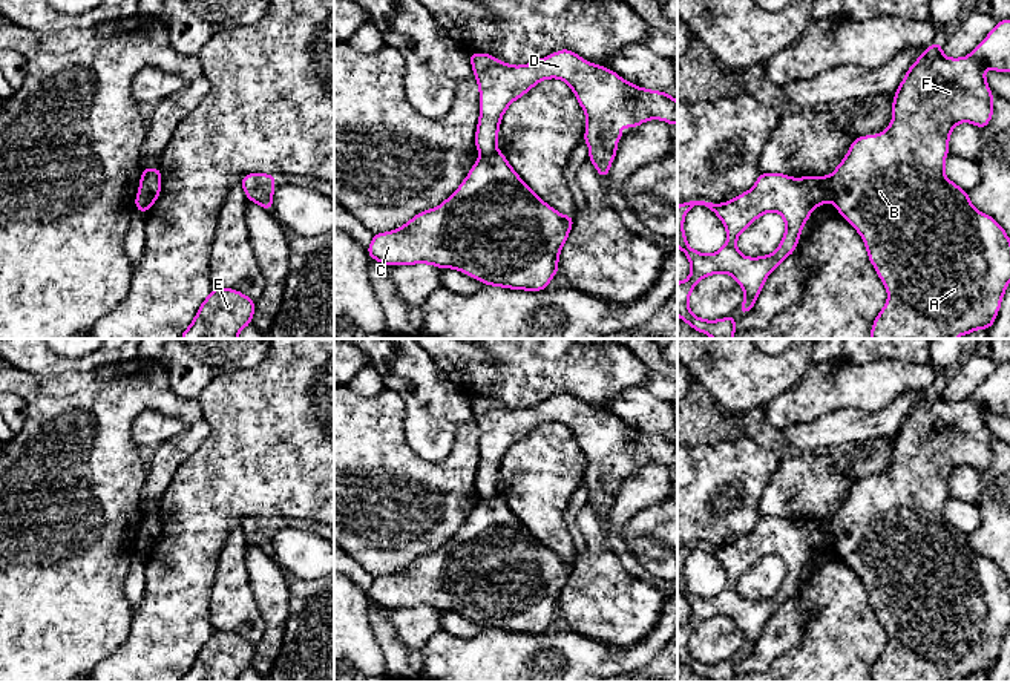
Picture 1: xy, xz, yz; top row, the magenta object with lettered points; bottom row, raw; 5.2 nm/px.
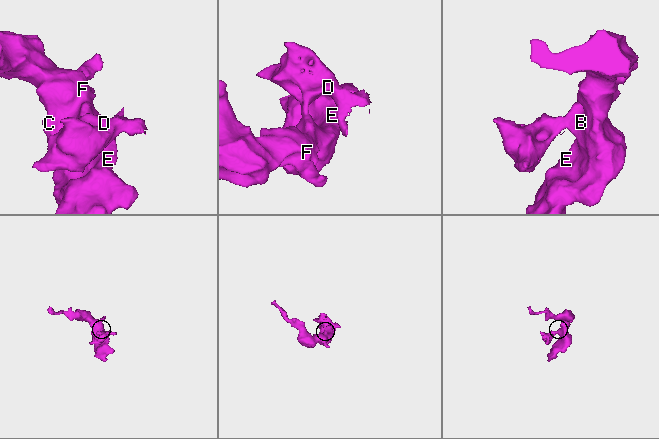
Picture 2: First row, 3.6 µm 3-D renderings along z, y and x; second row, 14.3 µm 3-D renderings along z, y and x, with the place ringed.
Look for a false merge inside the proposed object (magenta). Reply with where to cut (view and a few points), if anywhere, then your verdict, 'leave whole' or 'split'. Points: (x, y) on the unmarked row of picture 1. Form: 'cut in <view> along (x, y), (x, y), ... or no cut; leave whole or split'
cut in xy along (144, 534), (147, 547), (141, 554); split

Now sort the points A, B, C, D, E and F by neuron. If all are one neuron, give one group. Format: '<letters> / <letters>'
A B C E F / D

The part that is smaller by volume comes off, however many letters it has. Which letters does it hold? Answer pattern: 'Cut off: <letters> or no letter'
Cut off: D

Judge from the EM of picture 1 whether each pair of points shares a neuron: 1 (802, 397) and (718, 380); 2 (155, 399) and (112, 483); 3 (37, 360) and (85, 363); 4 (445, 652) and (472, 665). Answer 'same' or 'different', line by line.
1: different
2: same
3: same
4: same

